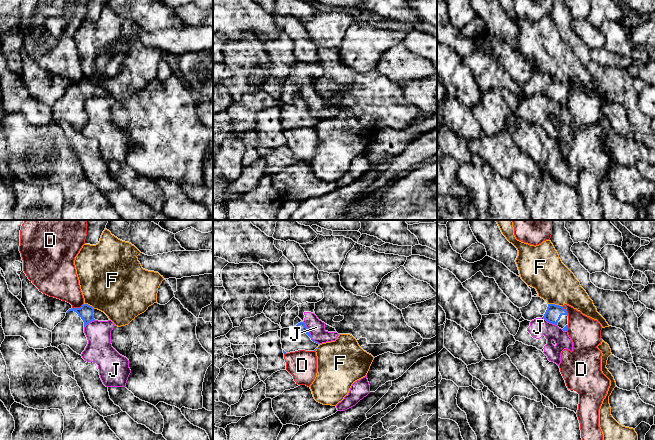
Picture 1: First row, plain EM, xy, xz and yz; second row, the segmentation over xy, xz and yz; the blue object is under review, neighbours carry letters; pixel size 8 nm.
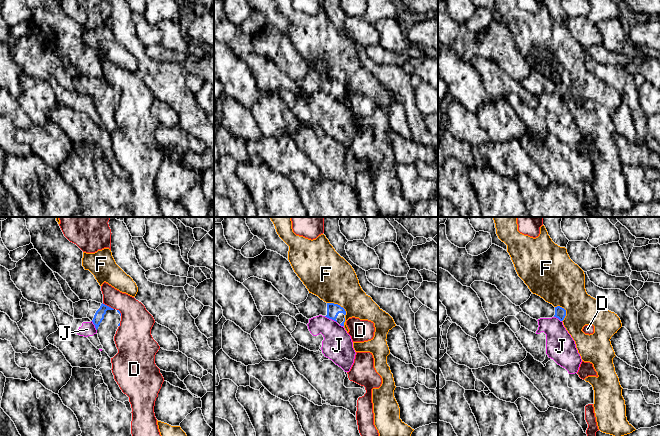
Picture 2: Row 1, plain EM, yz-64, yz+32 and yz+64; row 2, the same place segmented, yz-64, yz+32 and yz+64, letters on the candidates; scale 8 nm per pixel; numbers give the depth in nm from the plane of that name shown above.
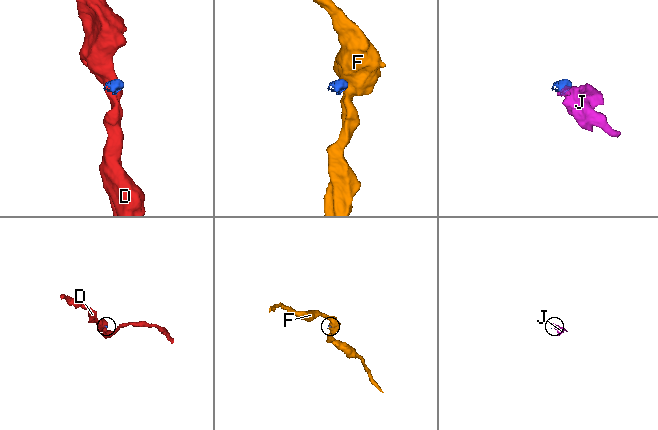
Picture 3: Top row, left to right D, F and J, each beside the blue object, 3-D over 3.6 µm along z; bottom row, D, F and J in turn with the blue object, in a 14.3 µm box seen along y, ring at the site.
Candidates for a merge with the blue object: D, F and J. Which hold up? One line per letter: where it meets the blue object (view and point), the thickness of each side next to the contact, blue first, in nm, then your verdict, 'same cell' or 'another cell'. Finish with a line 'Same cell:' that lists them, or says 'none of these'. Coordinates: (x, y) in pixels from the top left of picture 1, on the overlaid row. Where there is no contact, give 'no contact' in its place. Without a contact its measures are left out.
D: xy (77, 308) | 110/260 nm | another cell
F: yz (554, 304) | 130/320 nm | another cell
J: xz (309, 333) | 70/140 nm | another cell
Same cell: none of these

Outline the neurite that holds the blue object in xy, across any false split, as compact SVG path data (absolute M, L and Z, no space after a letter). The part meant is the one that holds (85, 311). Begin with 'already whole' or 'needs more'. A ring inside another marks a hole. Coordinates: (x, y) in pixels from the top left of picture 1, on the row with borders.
needs more | M83 304L80 308L69 309L65 318L51 331L51 346L58 348L59 345L64 344L81 355L88 344L84 327L94 320L108 321L110 319L104 312L88 304Z

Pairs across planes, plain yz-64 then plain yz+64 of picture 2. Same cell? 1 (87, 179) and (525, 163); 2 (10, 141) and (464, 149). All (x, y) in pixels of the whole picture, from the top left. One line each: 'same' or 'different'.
1: different
2: same

